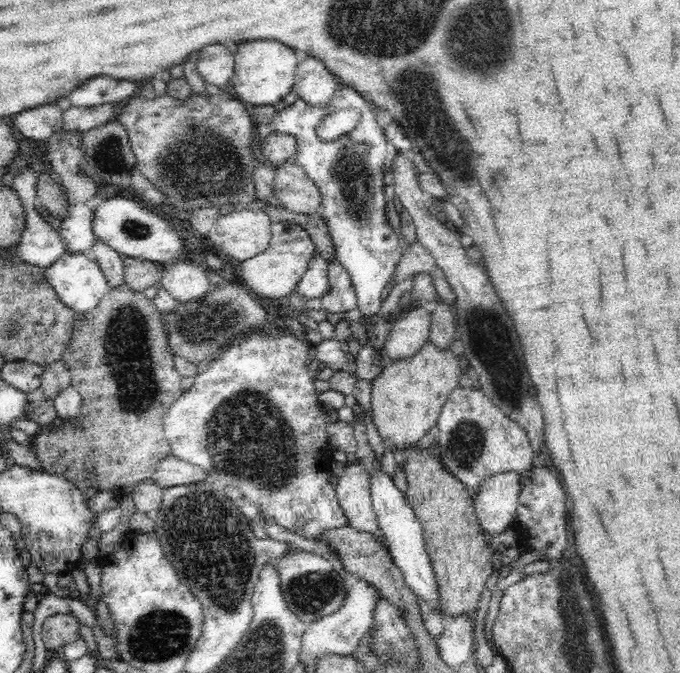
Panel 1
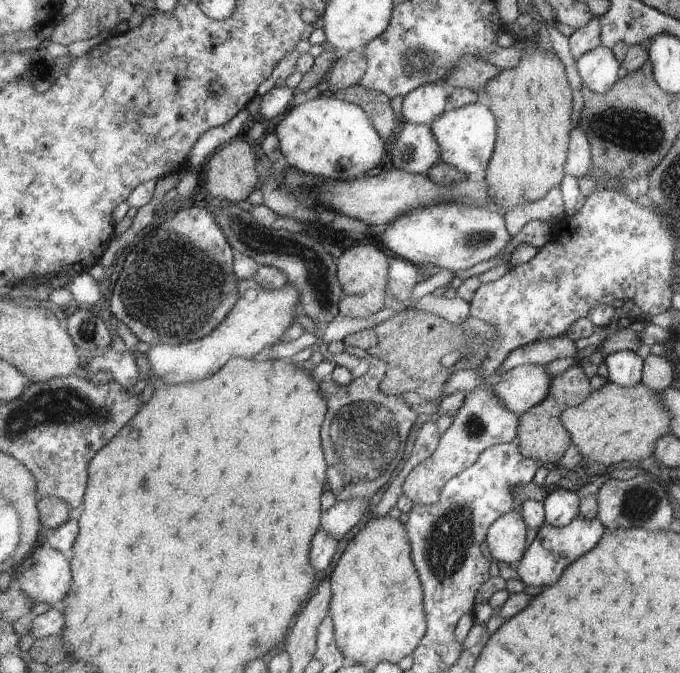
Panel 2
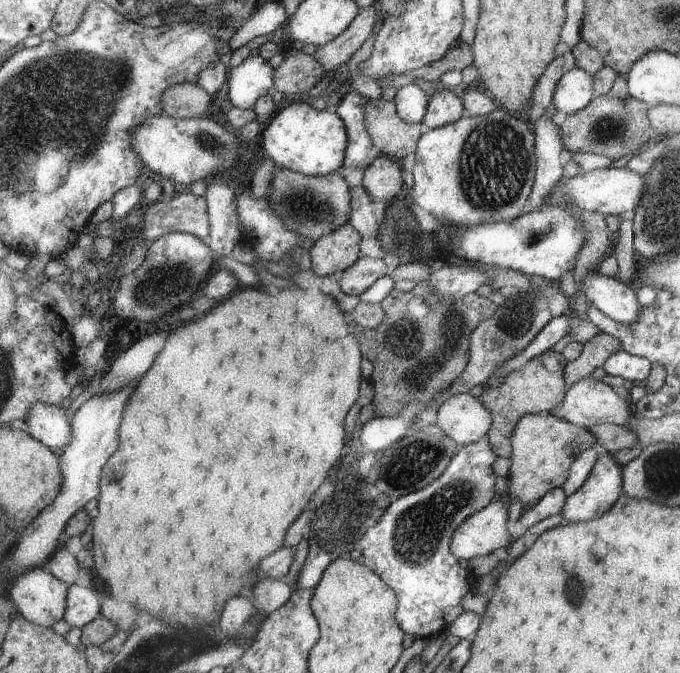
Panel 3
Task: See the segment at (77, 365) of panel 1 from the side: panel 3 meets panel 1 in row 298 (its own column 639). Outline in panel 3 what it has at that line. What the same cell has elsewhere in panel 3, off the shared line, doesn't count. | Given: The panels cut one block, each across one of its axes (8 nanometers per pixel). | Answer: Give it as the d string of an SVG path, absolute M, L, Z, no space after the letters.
M628 74L618 75L609 94L598 95L590 105L560 120L562 139L567 151L586 152L621 160L643 148L654 136L649 111L651 106L630 95Z

